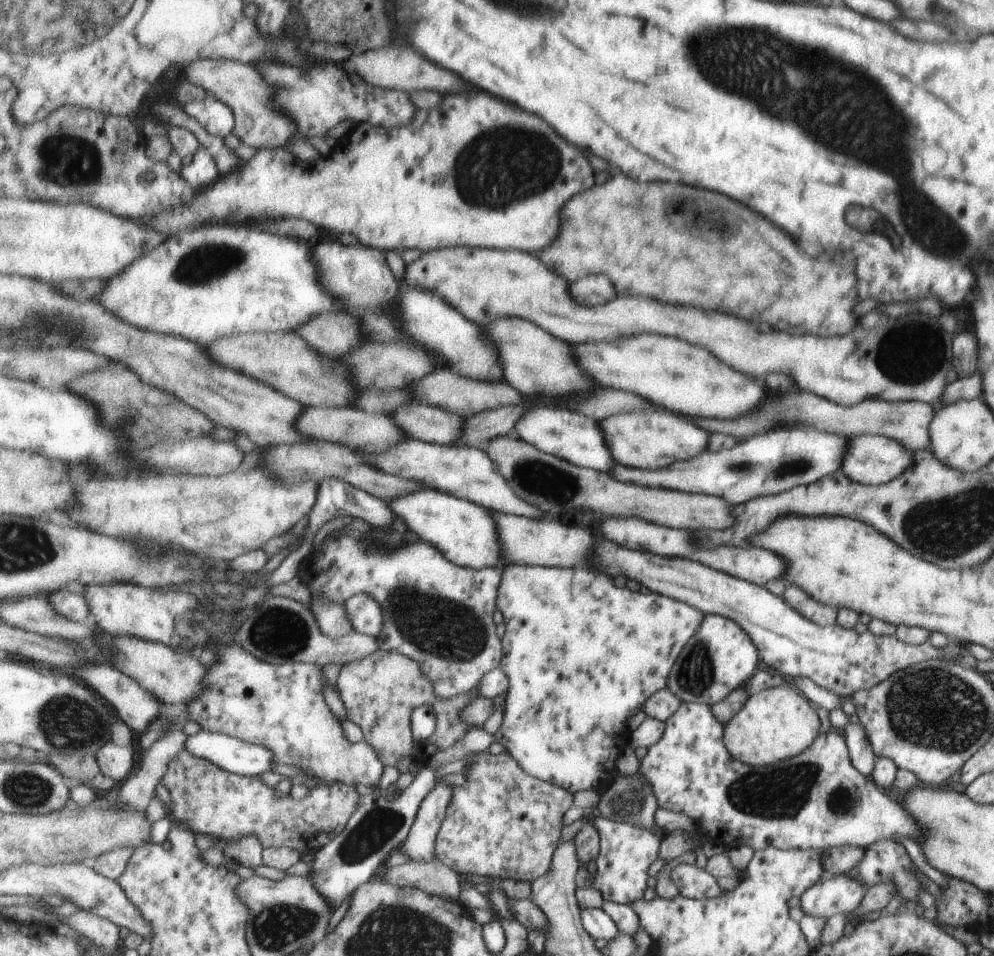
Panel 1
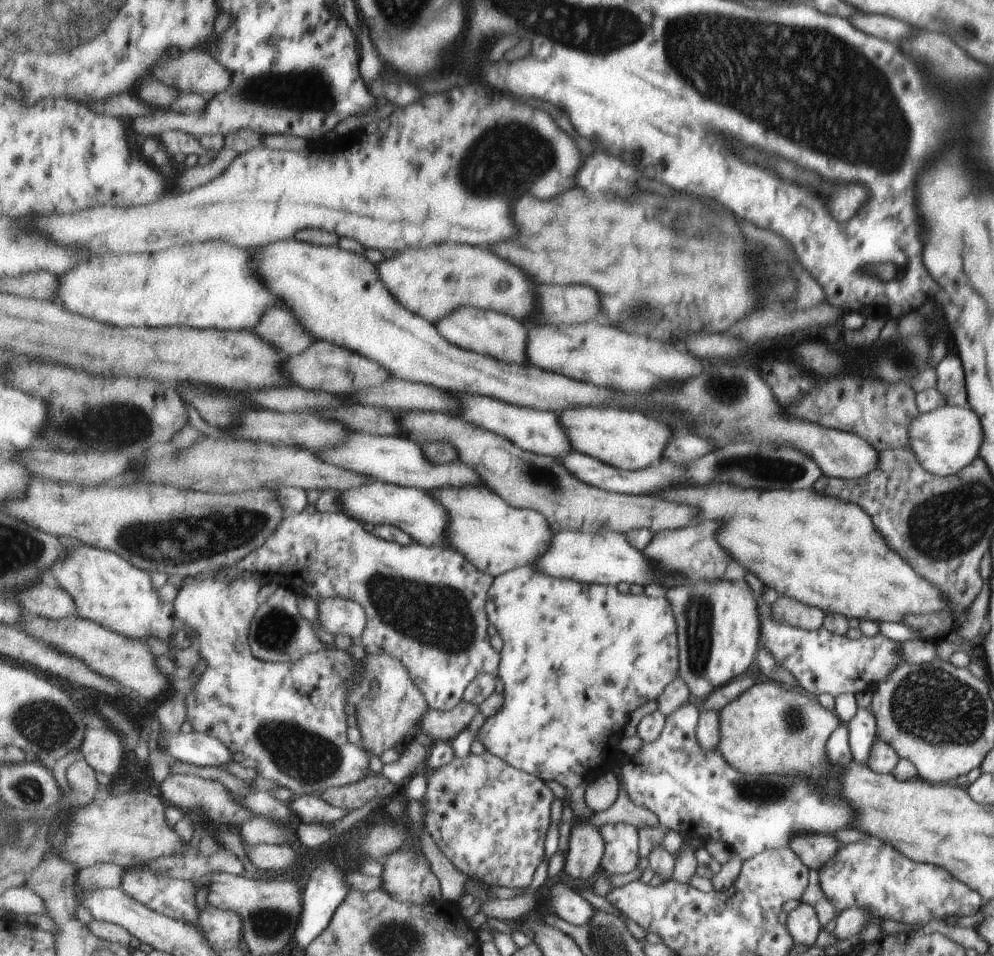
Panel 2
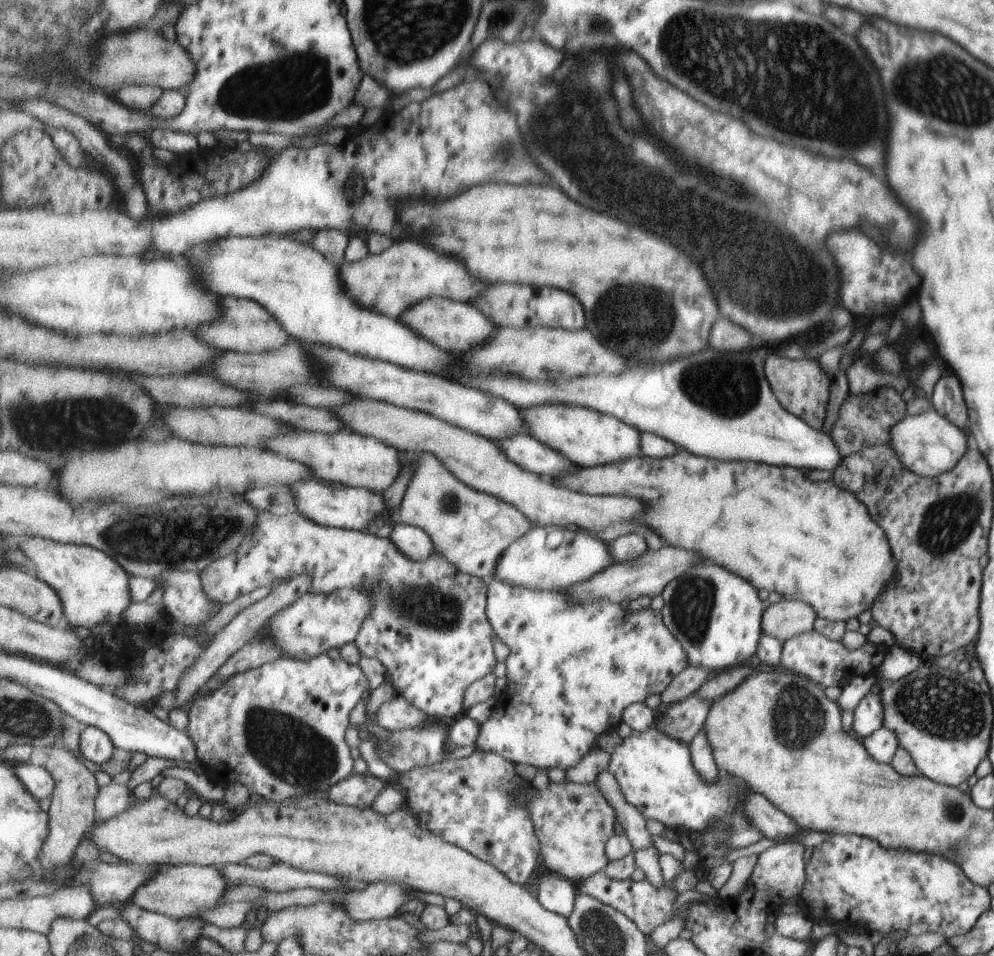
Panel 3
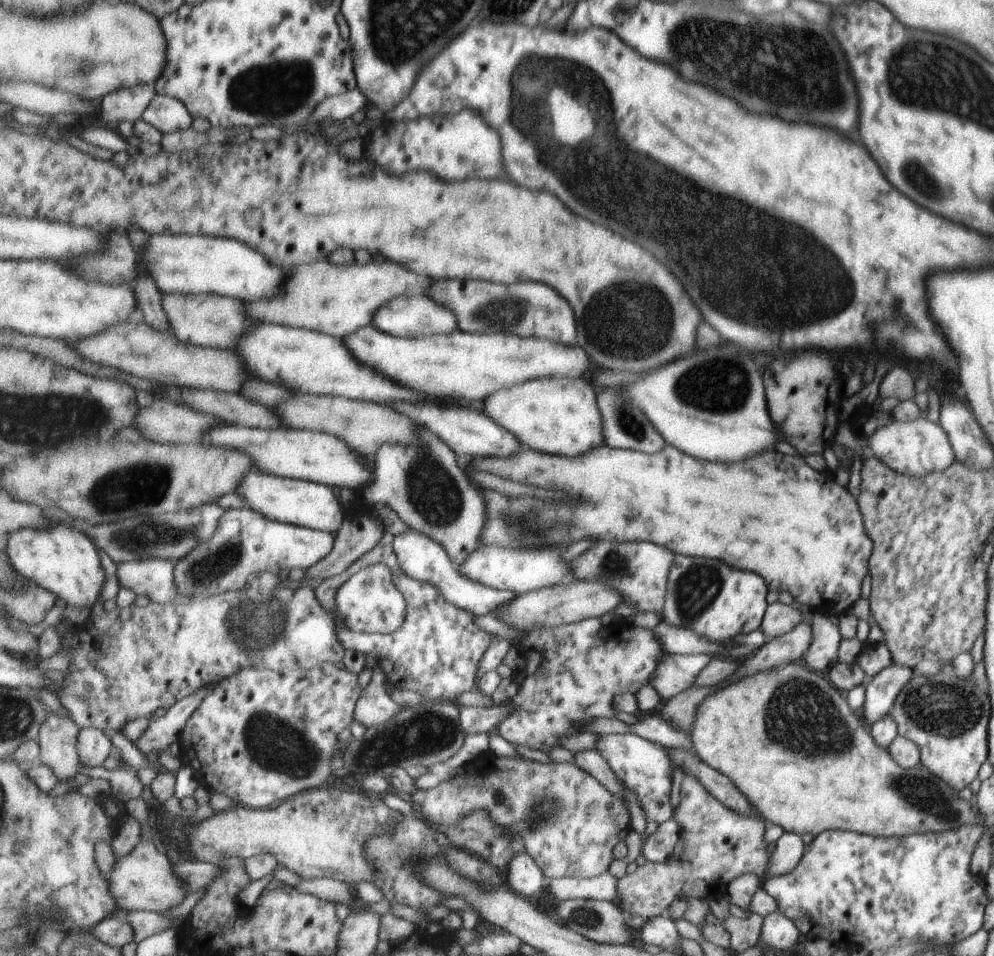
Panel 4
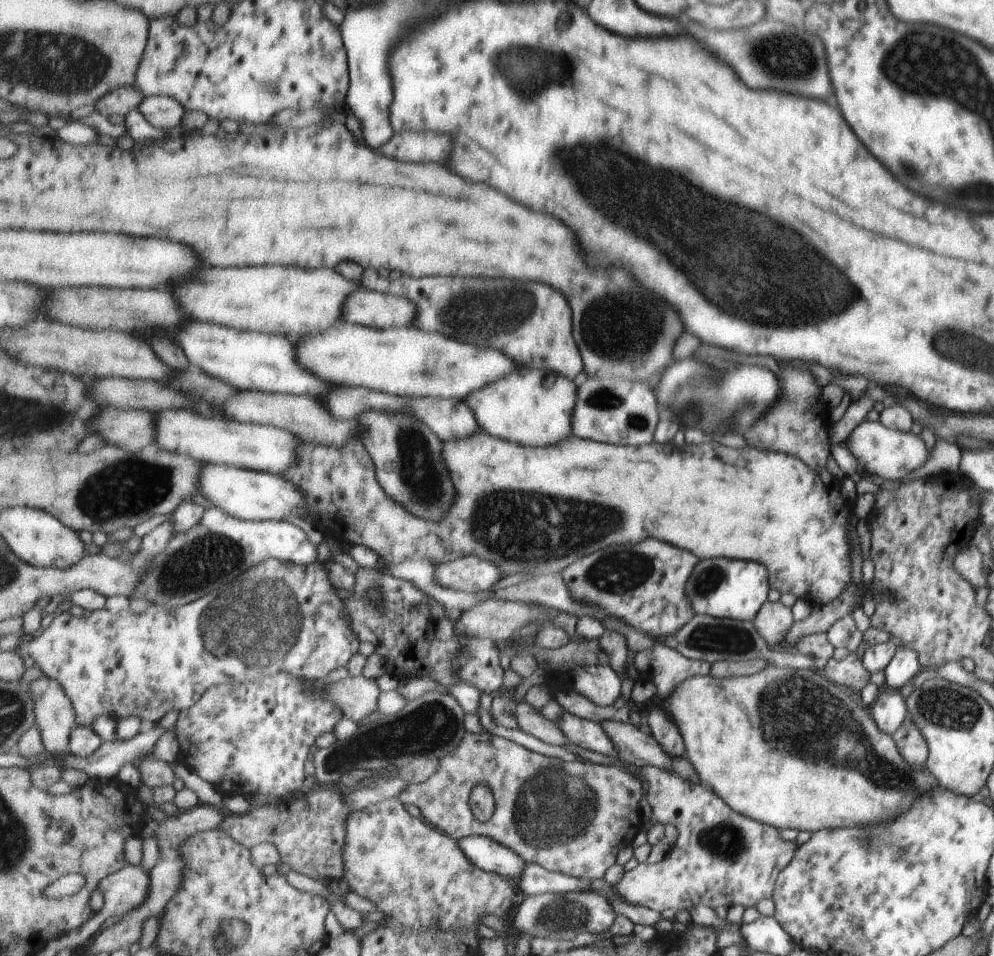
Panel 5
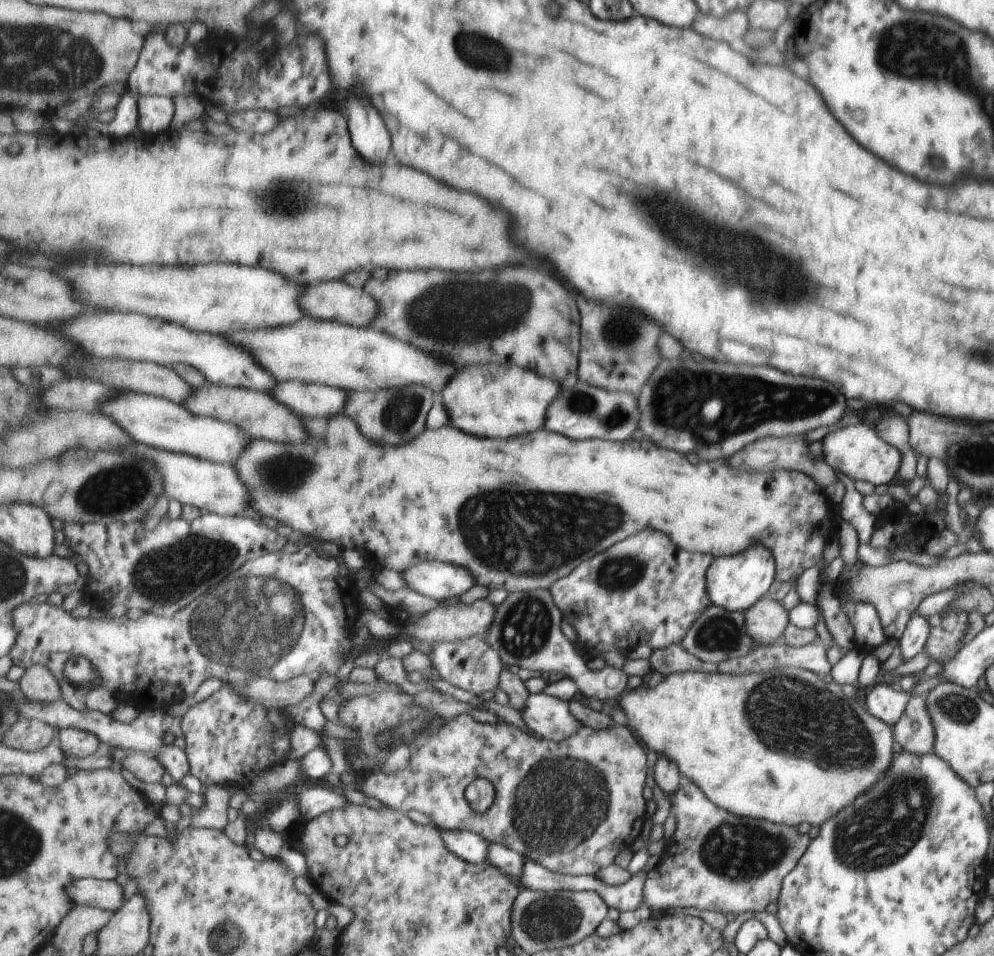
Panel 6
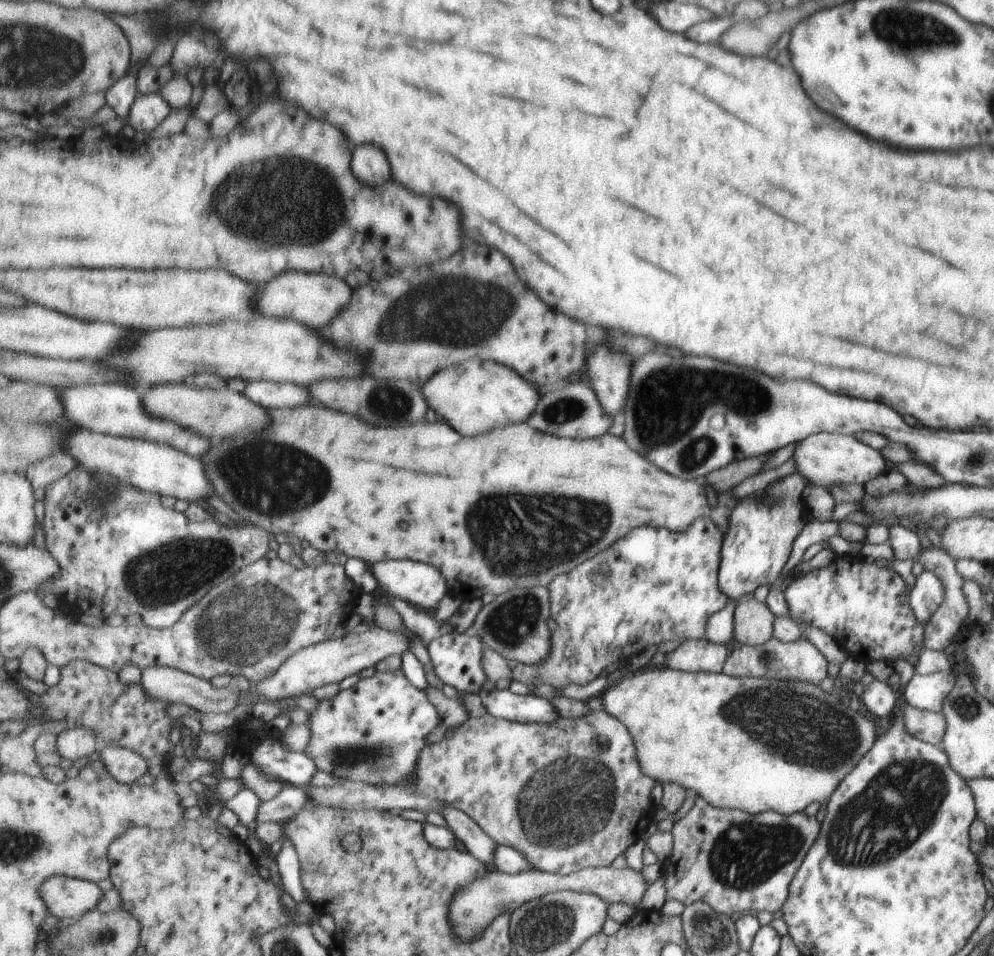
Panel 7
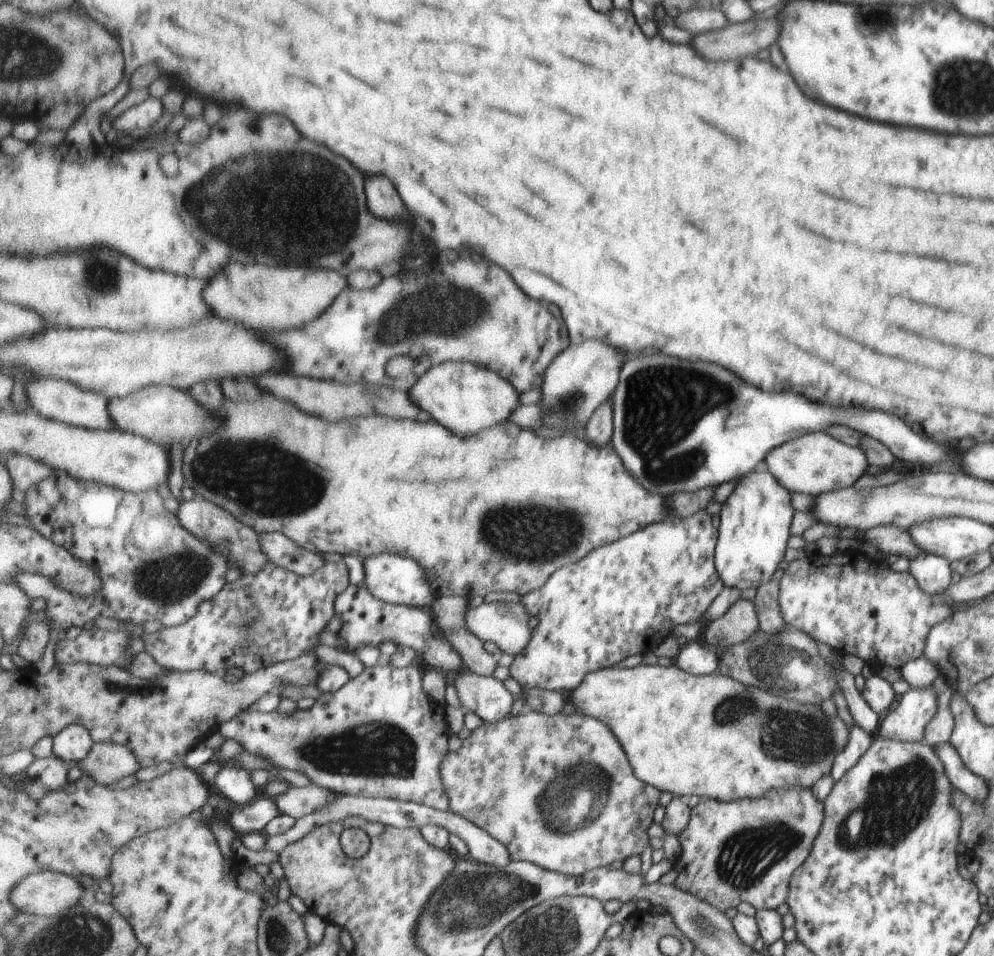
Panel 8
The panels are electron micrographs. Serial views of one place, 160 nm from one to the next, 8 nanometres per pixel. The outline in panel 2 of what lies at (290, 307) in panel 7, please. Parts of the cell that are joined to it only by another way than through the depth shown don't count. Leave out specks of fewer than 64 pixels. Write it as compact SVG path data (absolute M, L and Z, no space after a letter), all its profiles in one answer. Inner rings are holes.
M468 306L462 310L458 308L456 312L446 316L444 320L440 320L436 326L440 328L440 332L444 332L444 336L448 340L452 340L452 344L460 344L462 348L476 350L476 352L482 352L488 356L496 356L496 358L508 360L508 362L520 362L520 364L526 362L528 328L508 314Z

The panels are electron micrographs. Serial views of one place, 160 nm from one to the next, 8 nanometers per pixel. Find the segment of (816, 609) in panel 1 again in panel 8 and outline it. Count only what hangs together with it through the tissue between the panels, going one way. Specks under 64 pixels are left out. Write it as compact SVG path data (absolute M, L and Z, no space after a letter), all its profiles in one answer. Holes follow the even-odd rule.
M737 600L720 618L704 628L704 638L720 648L734 647L759 630L759 615L753 601Z

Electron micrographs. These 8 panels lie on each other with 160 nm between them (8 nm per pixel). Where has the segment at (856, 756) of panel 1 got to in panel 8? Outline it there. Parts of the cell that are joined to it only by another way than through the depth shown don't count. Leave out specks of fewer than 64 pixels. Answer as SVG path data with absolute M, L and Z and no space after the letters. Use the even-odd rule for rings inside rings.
M922 553L909 560L909 570L921 589L935 595L948 588L952 580L950 562L944 557Z

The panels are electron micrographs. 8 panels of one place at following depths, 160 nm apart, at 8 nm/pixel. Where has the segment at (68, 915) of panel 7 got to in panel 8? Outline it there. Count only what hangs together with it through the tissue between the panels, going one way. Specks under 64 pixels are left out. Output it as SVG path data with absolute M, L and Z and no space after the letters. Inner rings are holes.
M44 869L27 876L12 891L11 901L20 912L39 917L58 916L74 908L85 888L76 877Z

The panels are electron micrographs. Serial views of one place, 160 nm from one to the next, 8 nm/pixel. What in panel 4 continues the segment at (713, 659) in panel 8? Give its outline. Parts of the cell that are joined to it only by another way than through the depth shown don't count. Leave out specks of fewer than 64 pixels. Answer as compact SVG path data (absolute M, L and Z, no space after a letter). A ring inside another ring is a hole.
M666 653L649 680L662 703L694 686L697 675L710 664L710 655Z

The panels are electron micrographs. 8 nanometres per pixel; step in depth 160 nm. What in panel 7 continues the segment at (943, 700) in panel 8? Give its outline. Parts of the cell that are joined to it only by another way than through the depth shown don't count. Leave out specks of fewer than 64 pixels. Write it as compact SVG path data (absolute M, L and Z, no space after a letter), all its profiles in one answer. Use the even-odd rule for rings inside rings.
M906 705L903 715L907 731L925 743L942 747L946 721L943 713L918 710Z

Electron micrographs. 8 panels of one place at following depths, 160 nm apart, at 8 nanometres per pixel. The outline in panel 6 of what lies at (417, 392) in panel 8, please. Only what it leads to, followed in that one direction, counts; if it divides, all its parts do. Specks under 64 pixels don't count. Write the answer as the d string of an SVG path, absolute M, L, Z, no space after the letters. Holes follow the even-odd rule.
M476 364L476 368L460 370L443 390L442 396L452 422L464 432L488 438L518 438L548 422L550 406L561 390L559 381L532 369L506 364Z

